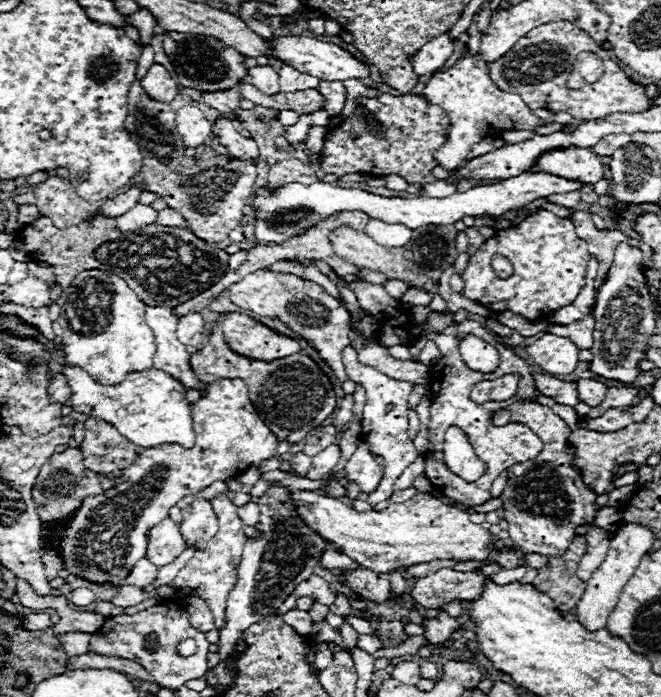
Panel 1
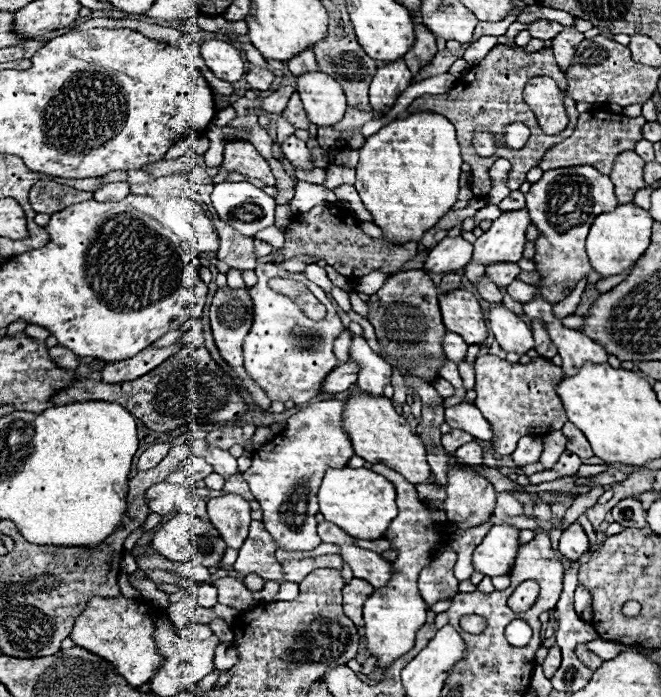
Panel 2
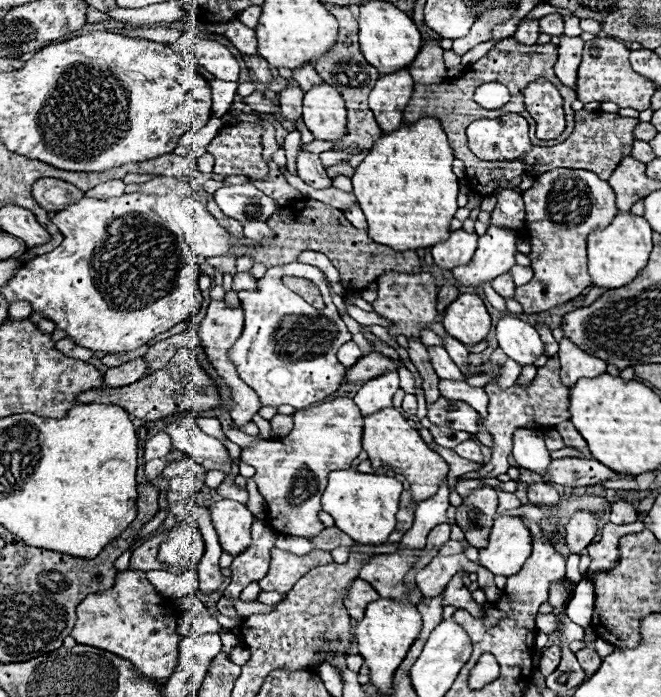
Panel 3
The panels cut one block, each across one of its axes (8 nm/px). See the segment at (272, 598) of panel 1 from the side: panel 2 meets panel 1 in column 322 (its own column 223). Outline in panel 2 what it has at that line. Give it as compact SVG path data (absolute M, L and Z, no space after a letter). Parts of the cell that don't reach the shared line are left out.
M180 512L178 516L174 516L166 524L162 524L162 528L154 534L152 548L168 560L200 562L202 566L208 568L208 566L218 566L220 564L220 558L226 550L226 544L224 544L224 540L220 540L220 534L216 532L216 528L212 528L212 524L208 524L208 522L204 522L196 516L190 516L186 512Z

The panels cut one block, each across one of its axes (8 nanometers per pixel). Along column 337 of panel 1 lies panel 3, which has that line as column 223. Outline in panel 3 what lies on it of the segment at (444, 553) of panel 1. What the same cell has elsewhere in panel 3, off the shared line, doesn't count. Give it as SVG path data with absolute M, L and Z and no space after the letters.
M220 500L210 506L212 524L218 532L222 550L238 556L250 544L250 526L254 522L252 512L236 500Z

